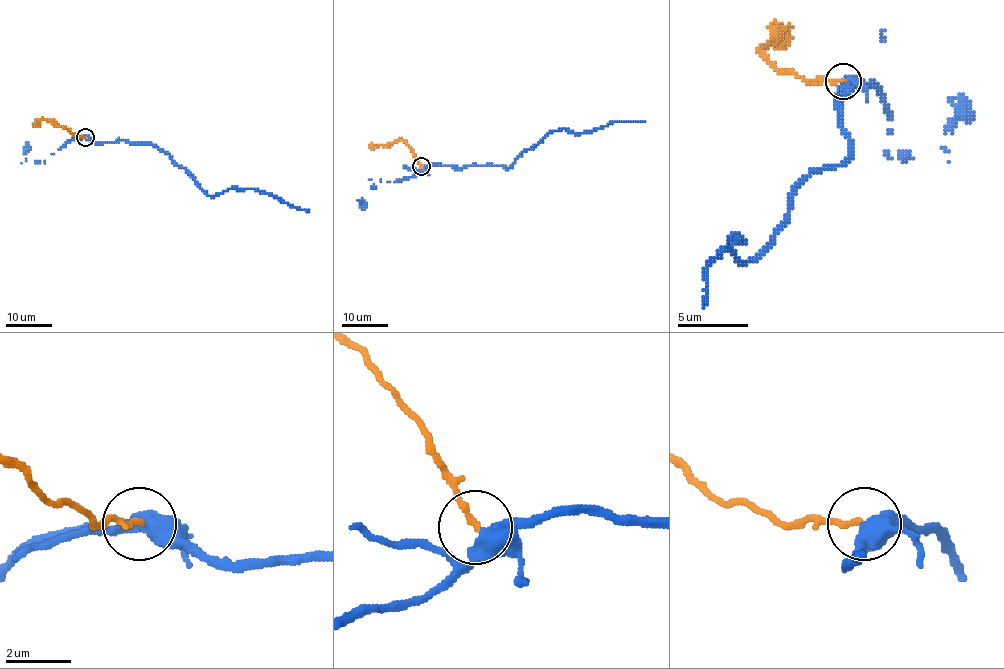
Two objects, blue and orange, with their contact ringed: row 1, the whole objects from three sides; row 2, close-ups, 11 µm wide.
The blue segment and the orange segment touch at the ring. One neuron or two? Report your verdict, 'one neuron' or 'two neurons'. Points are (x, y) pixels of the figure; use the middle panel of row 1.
one neuron

